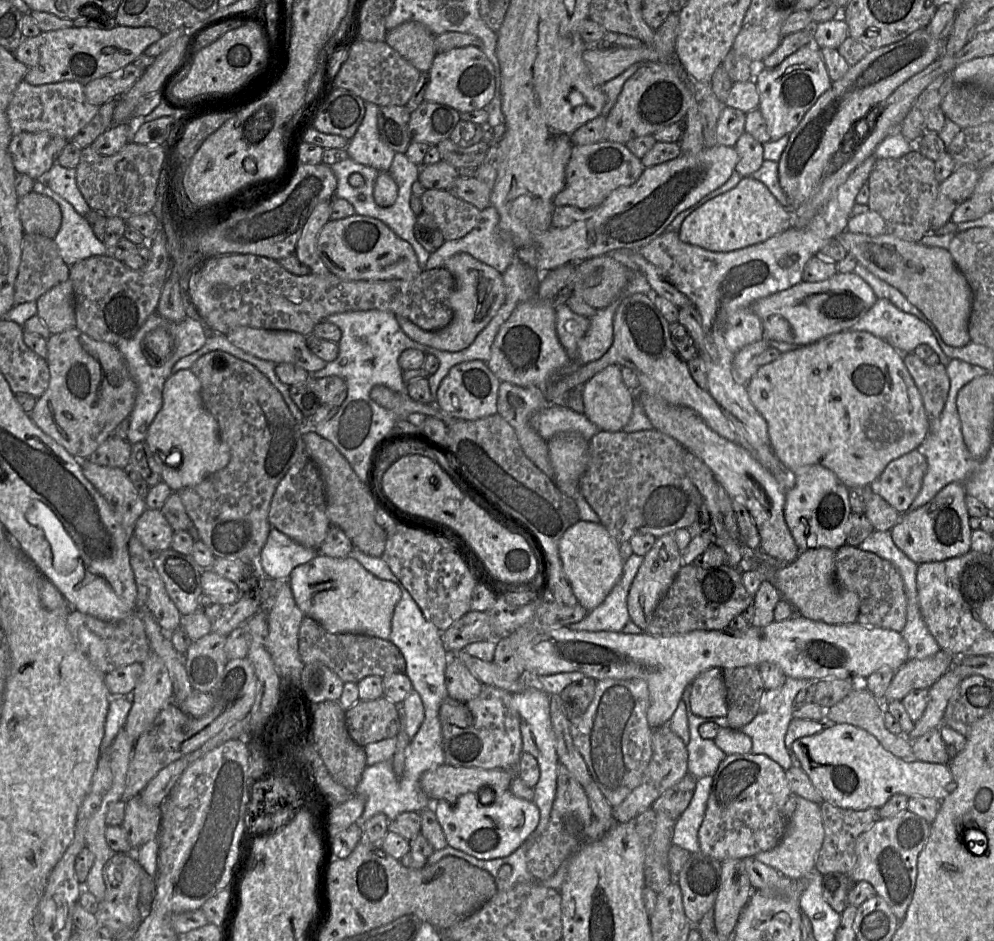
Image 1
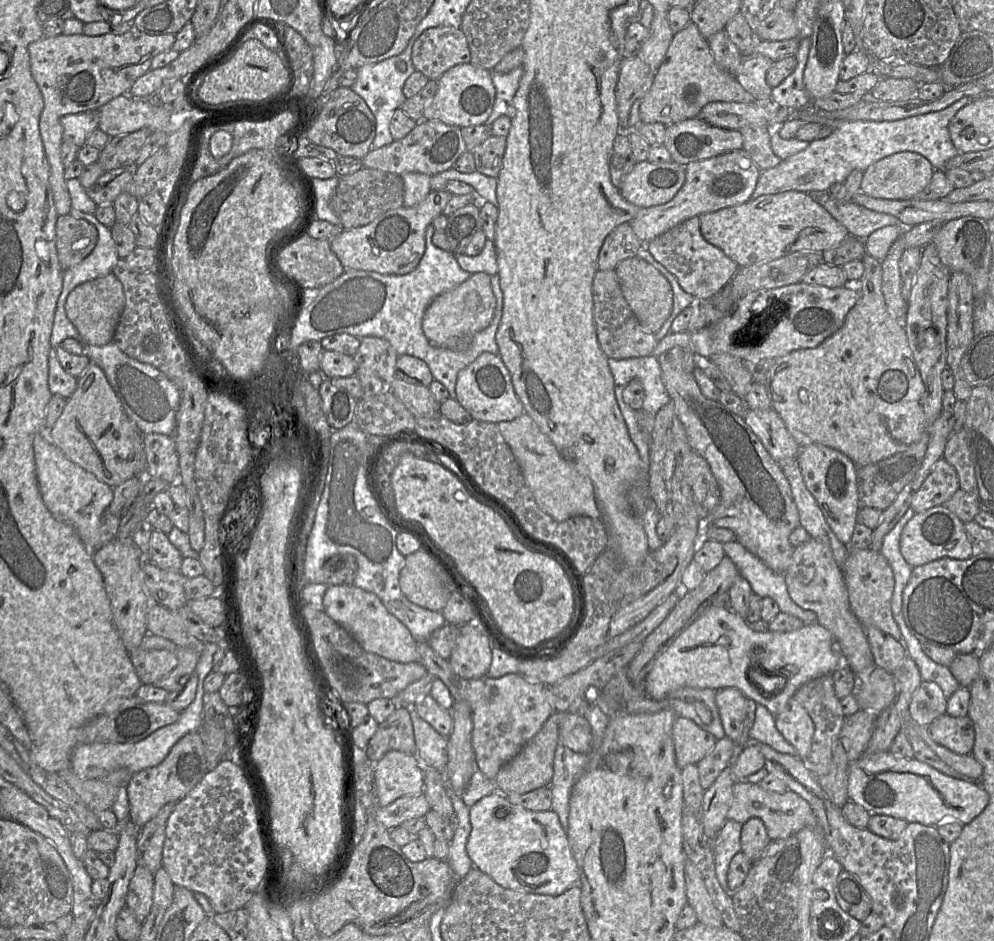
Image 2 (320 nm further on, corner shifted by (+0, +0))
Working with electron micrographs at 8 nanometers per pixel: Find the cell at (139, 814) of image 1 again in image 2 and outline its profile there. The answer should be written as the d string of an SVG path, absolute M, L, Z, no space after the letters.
M138 865L129 884L126 906L142 923L151 910L153 895L154 874L148 868Z

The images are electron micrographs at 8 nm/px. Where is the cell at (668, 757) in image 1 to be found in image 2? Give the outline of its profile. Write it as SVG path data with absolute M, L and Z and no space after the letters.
M677 717L672 728L675 759L682 769L688 764L697 764L715 747L717 738L700 728L694 721Z

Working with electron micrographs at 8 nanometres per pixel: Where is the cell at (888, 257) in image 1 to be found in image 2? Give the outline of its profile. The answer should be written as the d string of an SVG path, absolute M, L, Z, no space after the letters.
M793 190L761 195L698 217L704 239L722 250L740 268L799 251L823 252L850 236L812 194Z

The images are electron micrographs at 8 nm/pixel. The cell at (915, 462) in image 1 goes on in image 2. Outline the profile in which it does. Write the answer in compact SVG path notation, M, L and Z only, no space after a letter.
M939 459L910 499L909 509L914 513L943 505L959 489L955 469L945 460Z

